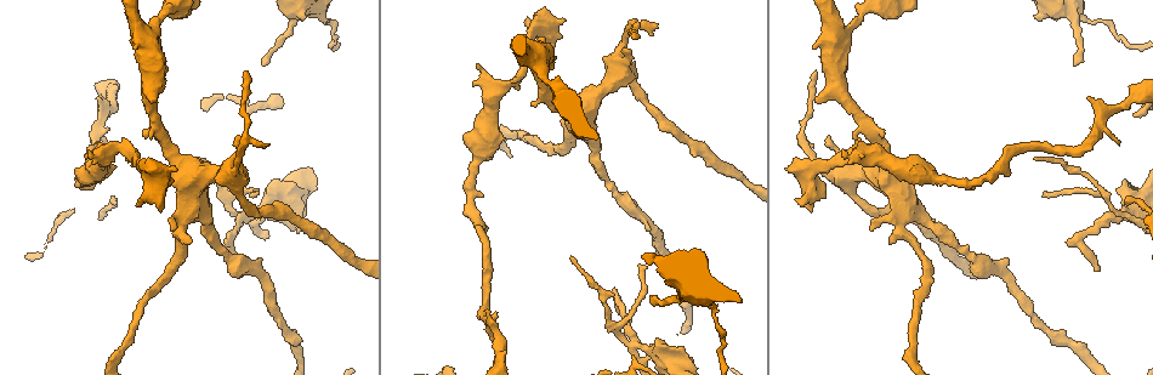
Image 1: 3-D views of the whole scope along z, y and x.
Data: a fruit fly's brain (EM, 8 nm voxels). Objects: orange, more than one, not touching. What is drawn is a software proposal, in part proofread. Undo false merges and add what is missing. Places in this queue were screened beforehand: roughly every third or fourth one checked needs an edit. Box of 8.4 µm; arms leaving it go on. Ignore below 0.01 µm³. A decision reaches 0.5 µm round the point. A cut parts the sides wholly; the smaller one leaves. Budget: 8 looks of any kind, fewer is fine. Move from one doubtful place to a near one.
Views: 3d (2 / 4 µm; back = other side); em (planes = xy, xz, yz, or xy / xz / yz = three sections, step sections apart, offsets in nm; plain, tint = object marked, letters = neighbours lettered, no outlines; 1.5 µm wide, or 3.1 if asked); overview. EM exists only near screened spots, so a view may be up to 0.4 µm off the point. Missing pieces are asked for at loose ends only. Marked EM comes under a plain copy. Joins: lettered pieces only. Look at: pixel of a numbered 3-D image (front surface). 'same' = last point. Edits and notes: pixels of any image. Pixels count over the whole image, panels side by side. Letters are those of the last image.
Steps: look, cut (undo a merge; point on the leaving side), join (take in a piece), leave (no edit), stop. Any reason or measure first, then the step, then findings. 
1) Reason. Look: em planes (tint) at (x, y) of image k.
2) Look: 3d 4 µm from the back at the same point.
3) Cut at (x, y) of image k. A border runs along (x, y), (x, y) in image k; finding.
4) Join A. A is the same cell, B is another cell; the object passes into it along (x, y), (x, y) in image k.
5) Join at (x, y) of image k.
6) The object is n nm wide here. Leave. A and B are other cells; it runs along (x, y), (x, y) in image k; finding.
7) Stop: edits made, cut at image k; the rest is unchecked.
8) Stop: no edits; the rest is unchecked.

Abrupt turn. Look: em planes (letters) at (1120, 214) of image 1.

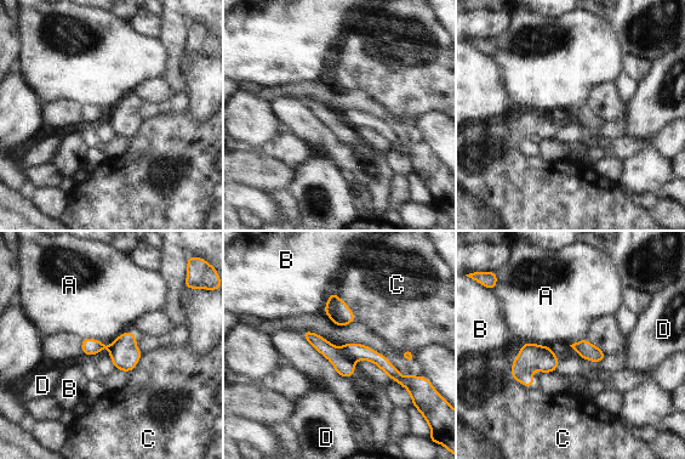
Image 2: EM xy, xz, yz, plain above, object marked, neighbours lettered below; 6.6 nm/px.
Cut at (344, 367) of image 2. A, B, C and D are other cells; the part that leaves runs along (306, 333), (327, 349), (350, 372) in image 2; a second neuron is stuck on.

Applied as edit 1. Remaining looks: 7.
An open end. Look: em planes (tint) at (264, 65) of image 1.

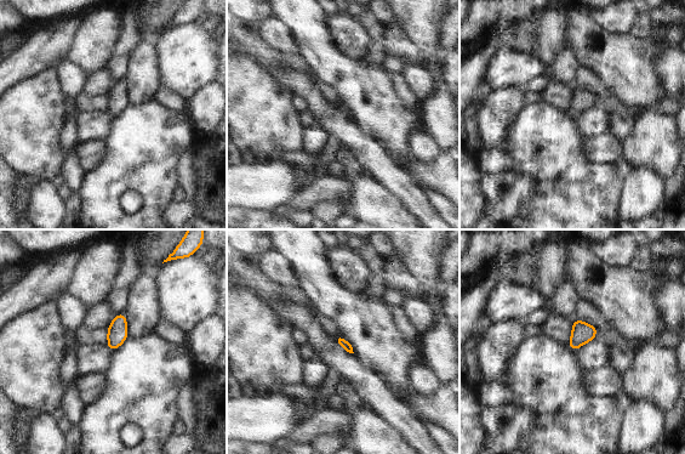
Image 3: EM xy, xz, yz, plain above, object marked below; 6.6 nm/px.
What lies round it. Look: em planes (letters) at the same point.

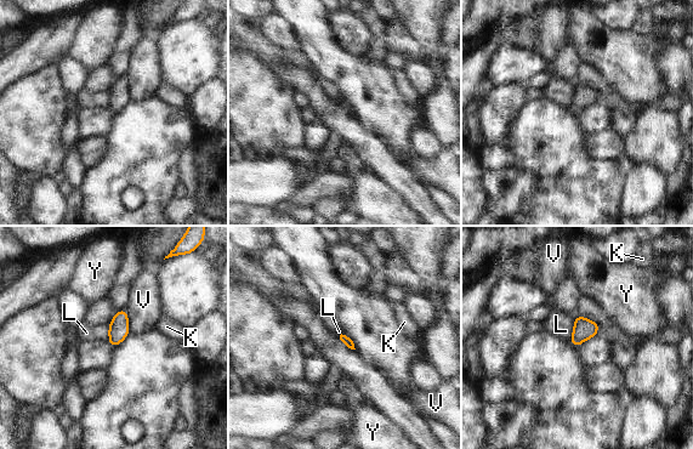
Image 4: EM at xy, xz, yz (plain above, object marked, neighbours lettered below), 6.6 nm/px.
The longest contact is with V, 170 nm. Leave. K, L, V and Y are other cells; none of them fits.

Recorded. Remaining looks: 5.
Stop: edits made, cut at image 2; the rest is unchecked.

